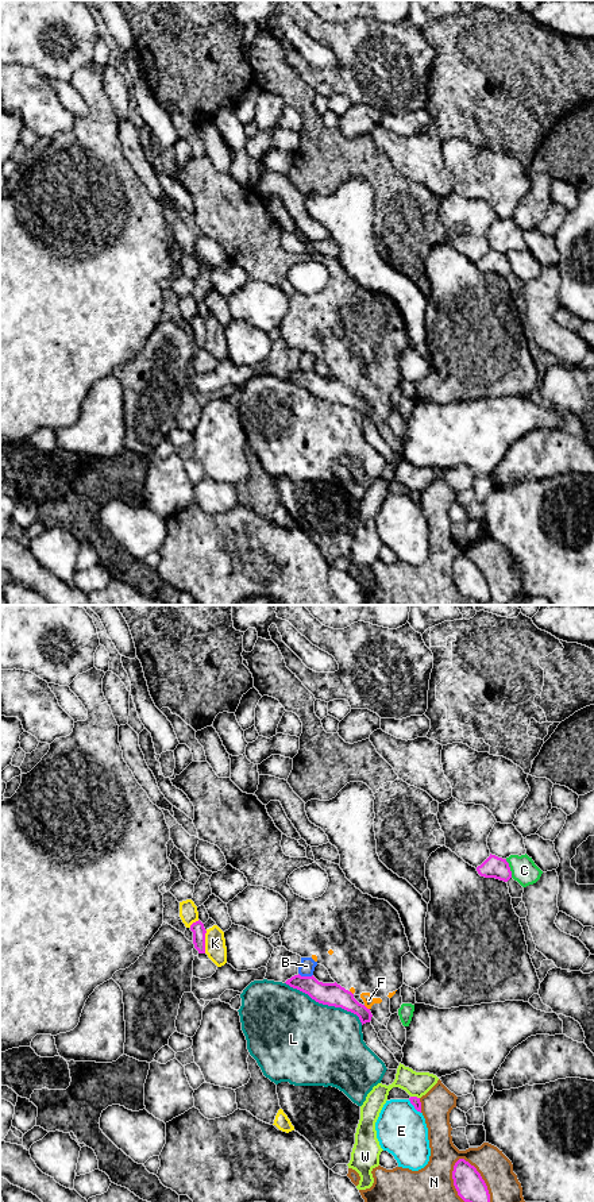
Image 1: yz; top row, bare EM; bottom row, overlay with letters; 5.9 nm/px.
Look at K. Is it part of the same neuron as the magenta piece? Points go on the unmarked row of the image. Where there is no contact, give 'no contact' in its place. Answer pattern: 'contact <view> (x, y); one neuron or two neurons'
contact yz (204, 336); two neurons

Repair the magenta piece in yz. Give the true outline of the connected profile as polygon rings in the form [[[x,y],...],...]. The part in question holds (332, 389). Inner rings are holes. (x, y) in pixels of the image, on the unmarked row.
[[[294,370],[285,377],[293,384],[297,384],[305,389],[308,389],[312,394],[319,398],[342,402],[347,407],[356,409],[363,419],[371,416],[371,407],[364,400],[359,398],[354,389],[340,380],[335,378],[323,378],[319,377],[313,370],[312,371],[301,371]]]

